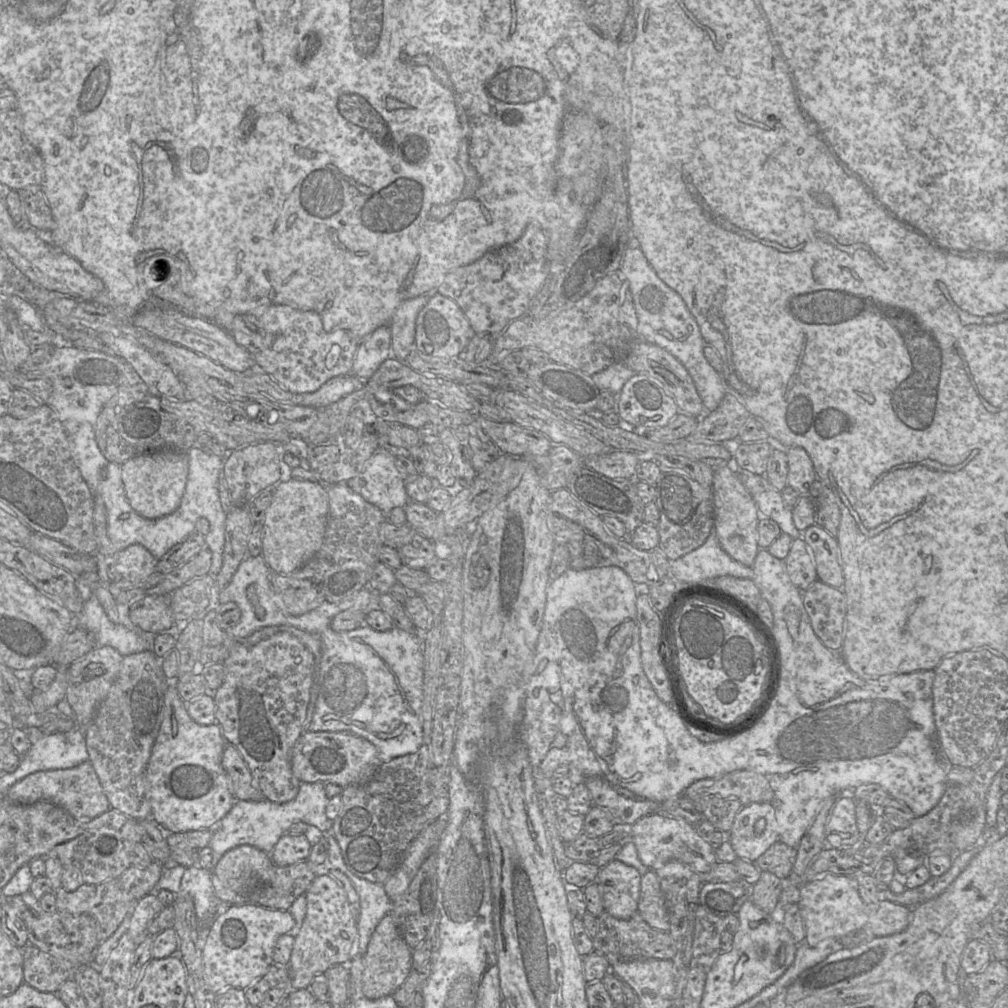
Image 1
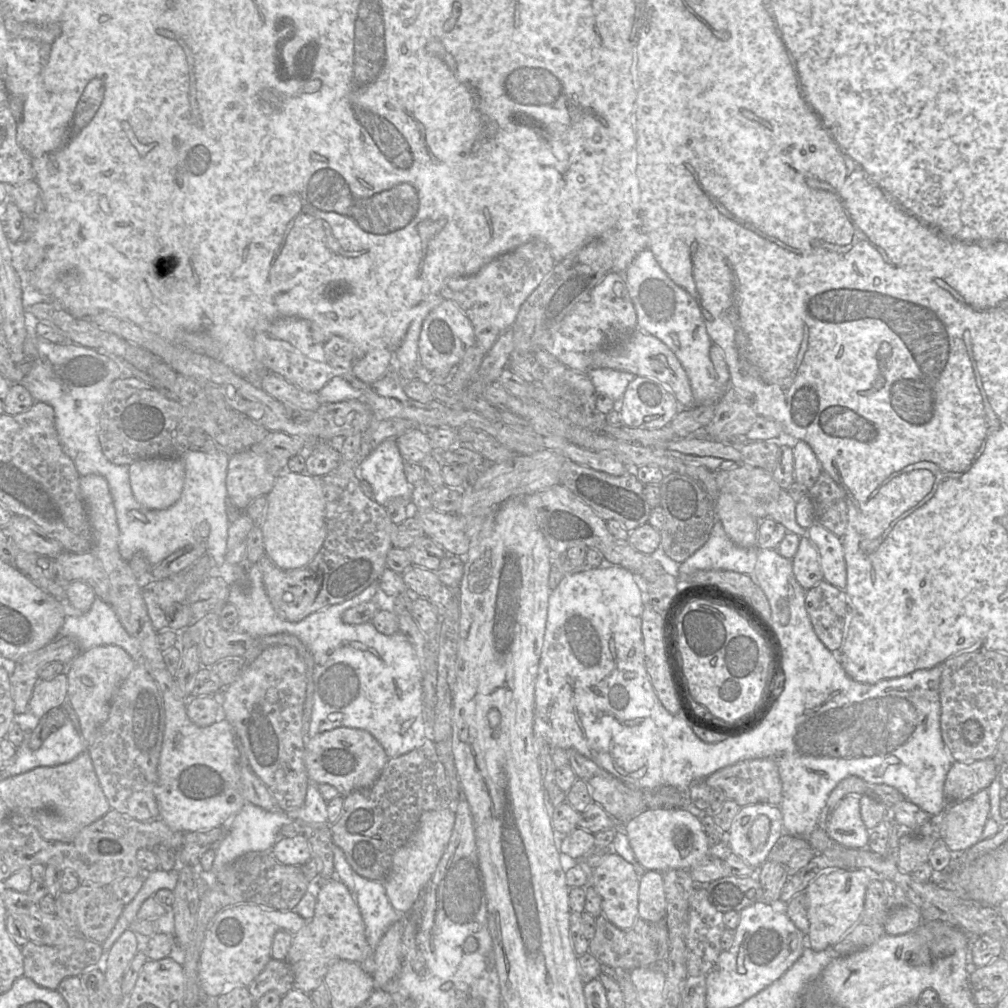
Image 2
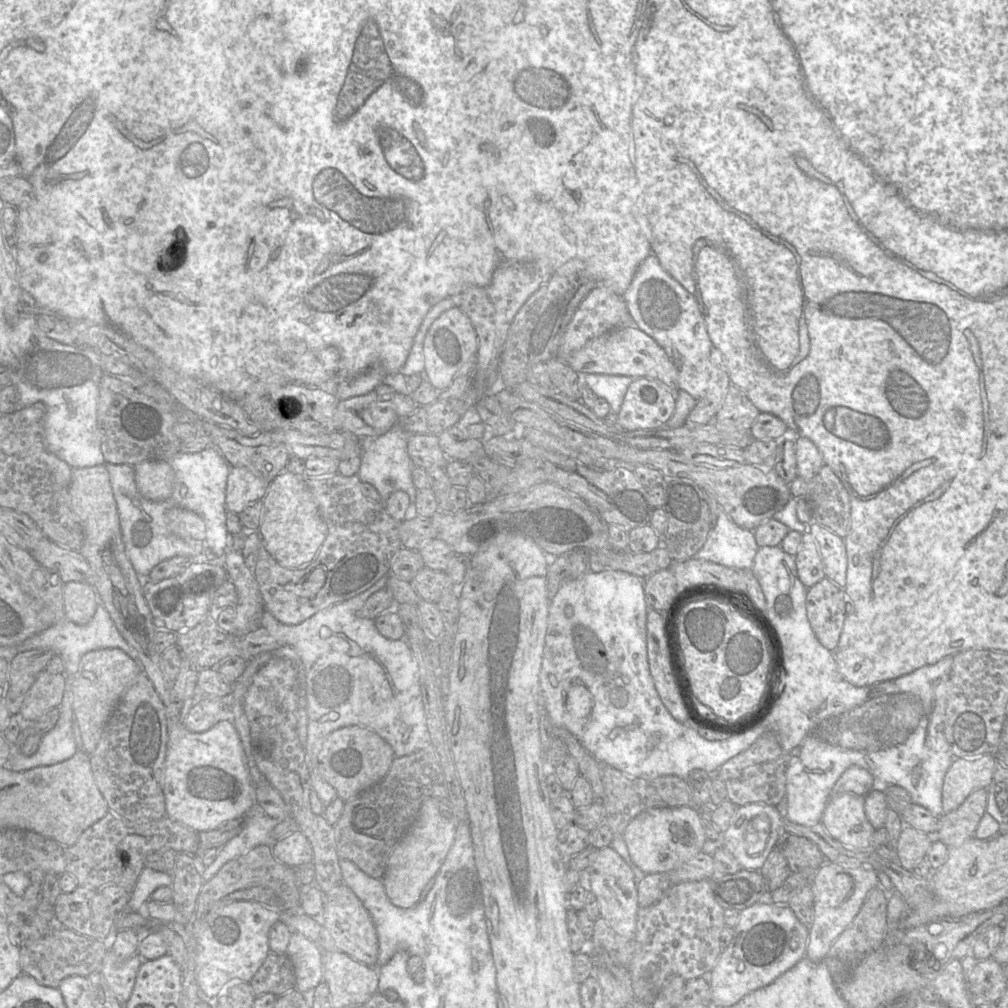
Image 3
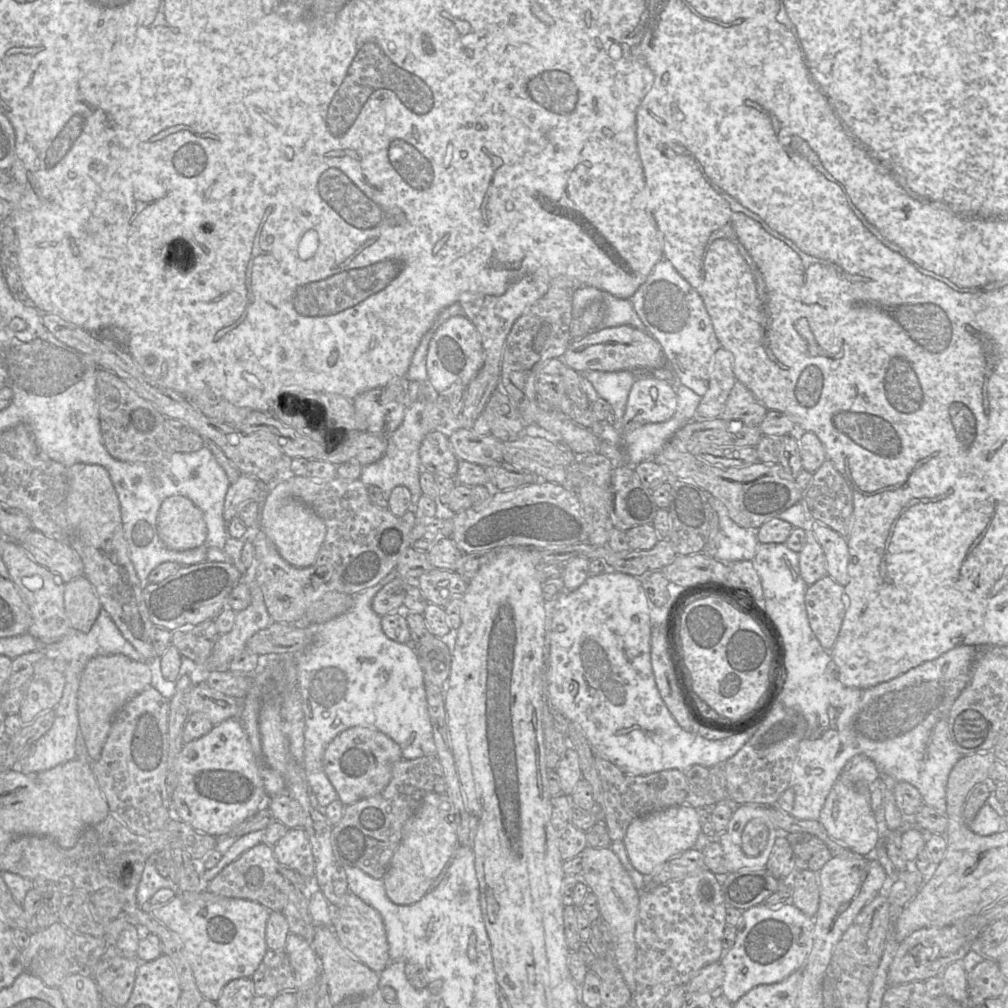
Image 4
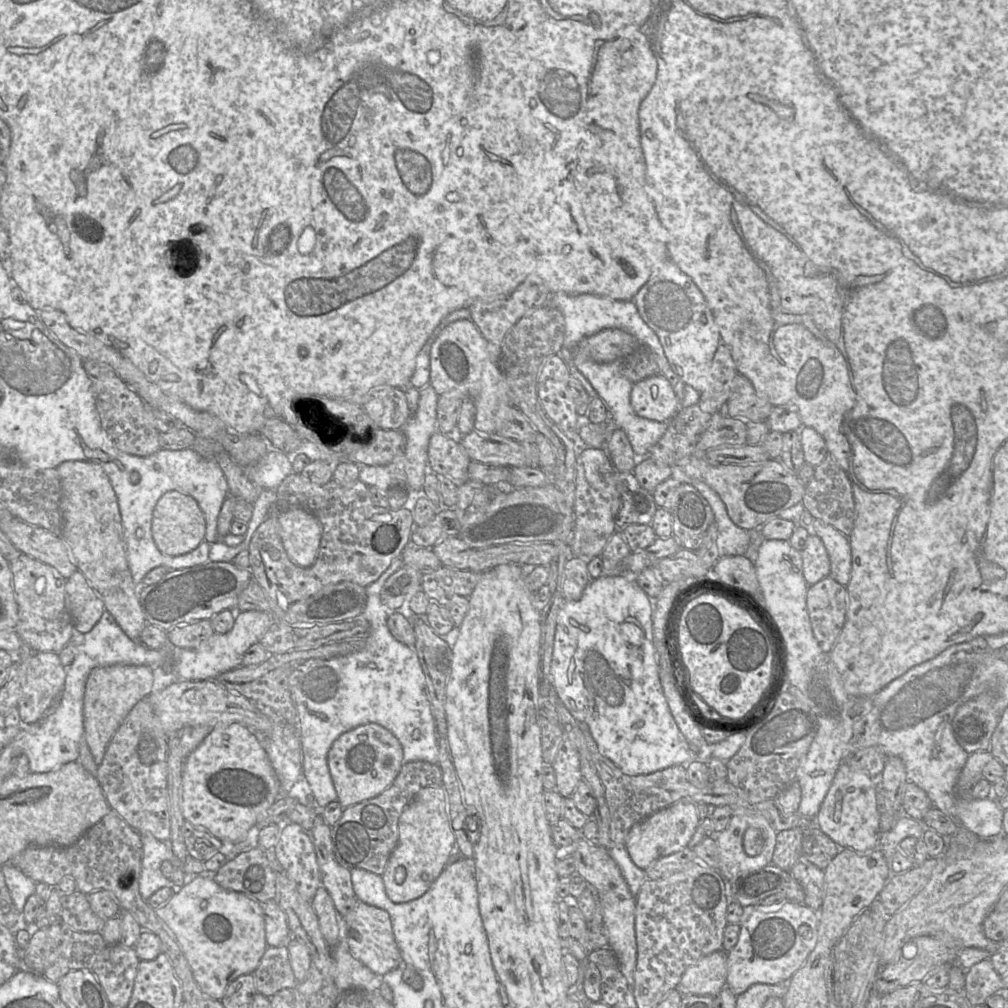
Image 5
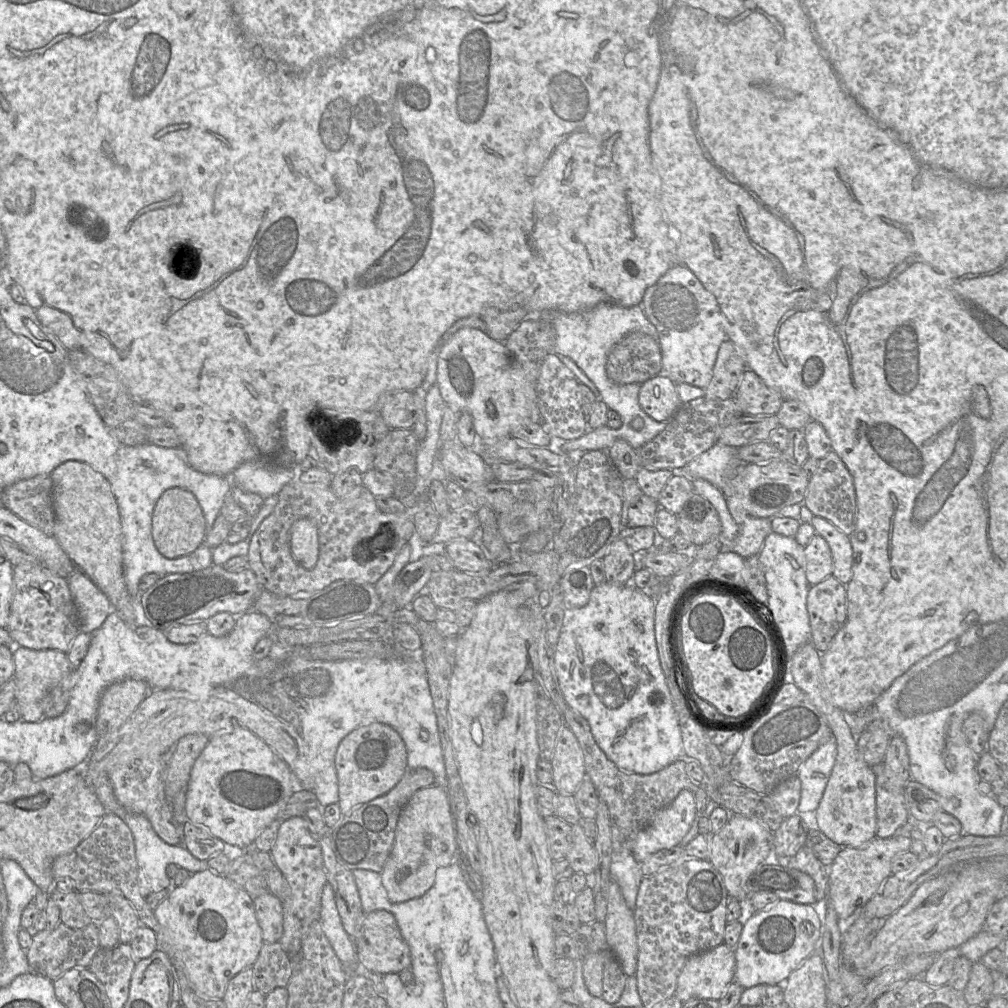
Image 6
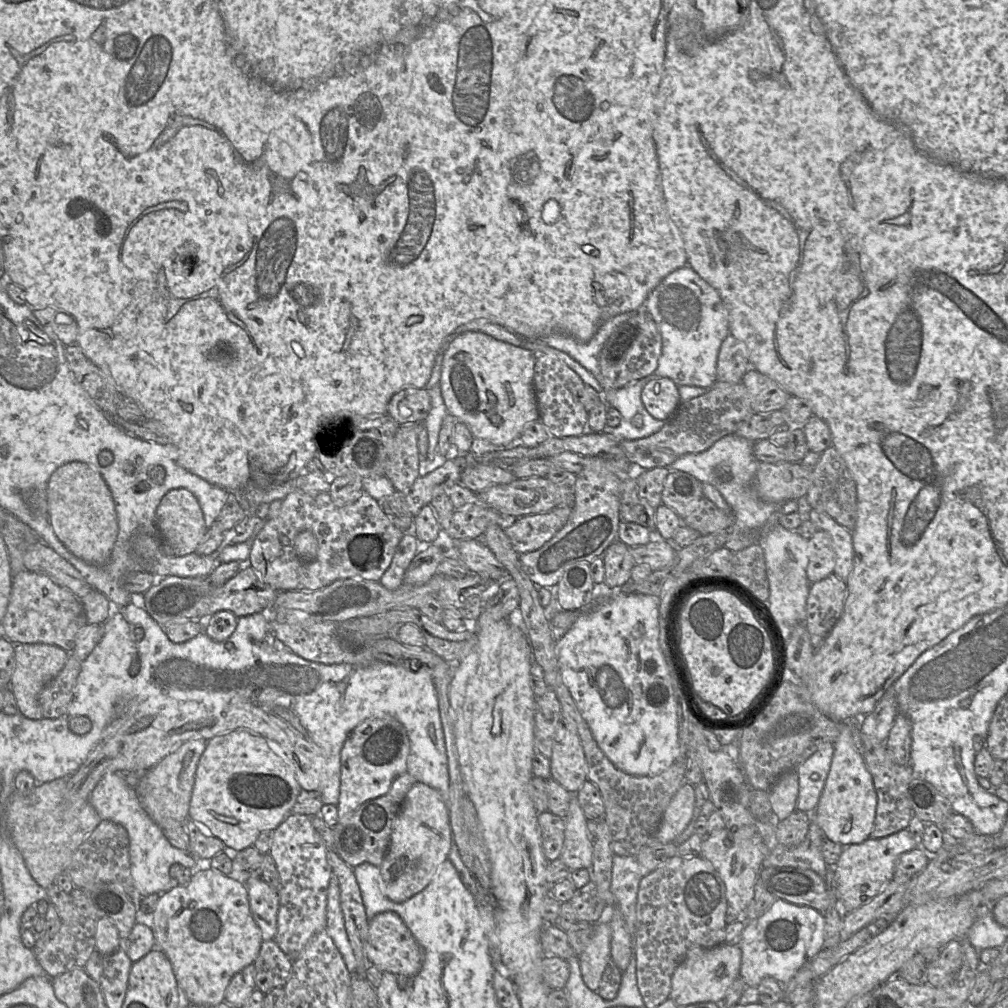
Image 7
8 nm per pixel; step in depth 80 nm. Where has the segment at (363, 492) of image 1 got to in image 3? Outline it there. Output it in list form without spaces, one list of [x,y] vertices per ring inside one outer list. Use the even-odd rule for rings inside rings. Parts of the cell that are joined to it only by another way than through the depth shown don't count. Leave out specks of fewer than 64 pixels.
[[[397,424],[379,437],[361,440],[363,452],[358,477],[362,483],[368,482],[375,486],[384,504],[394,492],[399,490],[406,492],[410,502],[415,504],[418,489],[412,481],[414,463],[407,450],[410,435]]]

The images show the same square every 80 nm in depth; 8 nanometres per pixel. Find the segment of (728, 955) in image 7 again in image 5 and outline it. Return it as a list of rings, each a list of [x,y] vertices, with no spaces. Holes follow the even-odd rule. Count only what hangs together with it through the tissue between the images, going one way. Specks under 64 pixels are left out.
[[[723,949],[702,957],[686,968],[676,989],[682,996],[715,997],[726,987],[727,952]]]

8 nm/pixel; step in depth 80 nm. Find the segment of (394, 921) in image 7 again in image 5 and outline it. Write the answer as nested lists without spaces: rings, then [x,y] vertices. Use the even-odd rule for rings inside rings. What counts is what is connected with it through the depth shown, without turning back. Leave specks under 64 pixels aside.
[[[358,900],[355,907],[342,920],[342,941],[352,955],[375,975],[382,977],[402,966],[401,952],[395,941],[391,918],[383,909]]]

